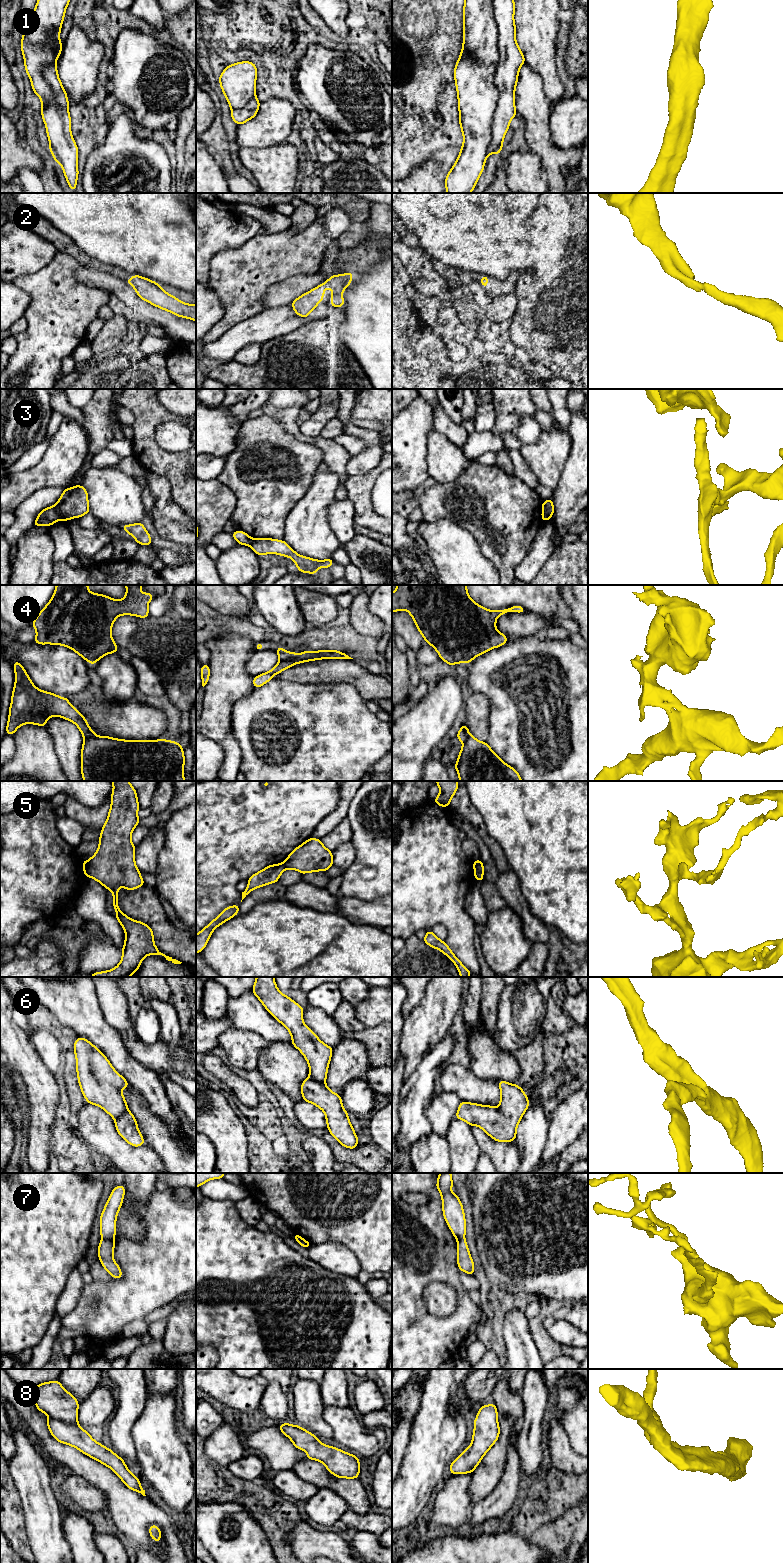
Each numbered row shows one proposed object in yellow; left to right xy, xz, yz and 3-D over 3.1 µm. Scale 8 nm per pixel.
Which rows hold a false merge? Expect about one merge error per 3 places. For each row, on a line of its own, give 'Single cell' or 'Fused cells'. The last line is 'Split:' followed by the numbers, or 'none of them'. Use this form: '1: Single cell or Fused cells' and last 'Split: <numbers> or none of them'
1: Single cell
2: Single cell
3: Fused cells
4: Fused cells
5: Fused cells
6: Single cell
7: Fused cells
8: Single cell
Split: 3, 4, 5, 7

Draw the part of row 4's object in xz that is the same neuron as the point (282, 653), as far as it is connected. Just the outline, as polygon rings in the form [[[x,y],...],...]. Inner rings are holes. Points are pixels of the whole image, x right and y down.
[[[277,647],[276,652],[278,654],[279,660],[287,660],[287,659],[294,659],[298,656],[297,653],[295,652],[287,652],[284,648],[282,647]]]

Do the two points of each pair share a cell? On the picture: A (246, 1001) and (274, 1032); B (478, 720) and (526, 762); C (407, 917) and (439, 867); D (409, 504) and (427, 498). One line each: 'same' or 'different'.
A: same
B: different
C: same
D: different

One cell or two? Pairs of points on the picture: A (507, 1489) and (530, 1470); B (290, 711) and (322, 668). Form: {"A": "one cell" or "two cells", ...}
{"A": "two cells", "B": "two cells"}

